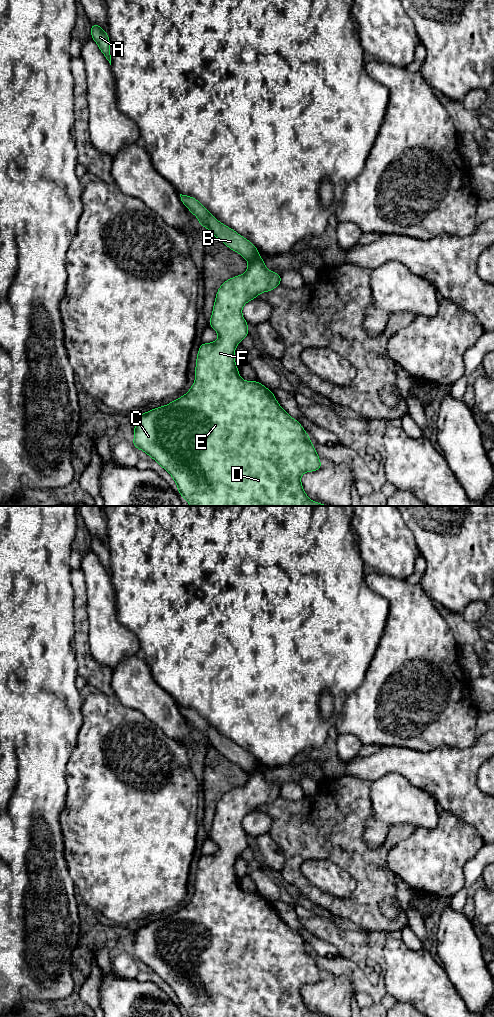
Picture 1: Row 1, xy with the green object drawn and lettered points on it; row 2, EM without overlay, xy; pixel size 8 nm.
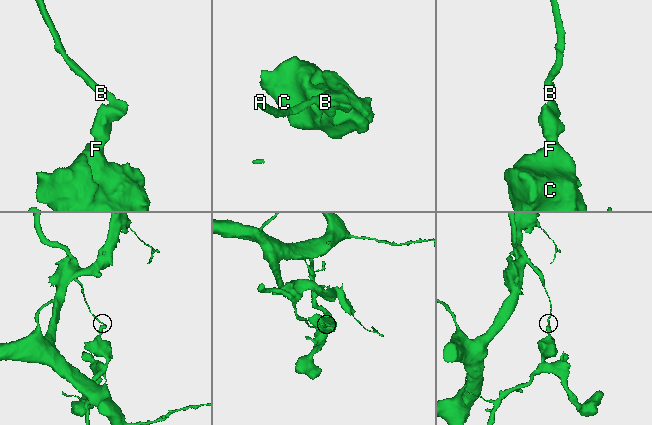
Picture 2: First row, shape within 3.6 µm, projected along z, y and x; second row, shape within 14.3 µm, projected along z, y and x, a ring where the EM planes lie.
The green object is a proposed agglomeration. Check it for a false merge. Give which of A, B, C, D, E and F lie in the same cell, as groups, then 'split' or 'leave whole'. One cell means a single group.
groups A B / C D E F; split

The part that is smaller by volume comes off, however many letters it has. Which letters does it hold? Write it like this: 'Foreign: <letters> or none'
Foreign: C, D, E, F

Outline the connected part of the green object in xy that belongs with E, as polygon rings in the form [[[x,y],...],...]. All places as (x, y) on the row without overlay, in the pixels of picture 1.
[[[257,768],[254,771],[248,772],[248,780],[244,786],[226,792],[219,799],[209,833],[209,837],[218,845],[219,849],[212,855],[202,855],[200,857],[196,871],[195,893],[190,902],[182,909],[173,912],[165,918],[157,919],[141,926],[135,932],[133,957],[138,962],[143,962],[171,987],[177,997],[179,1006],[186,1011],[190,1017],[325,1017],[313,1014],[306,1007],[301,995],[303,985],[317,983],[322,980],[320,970],[307,944],[296,931],[289,928],[280,918],[271,902],[258,893],[243,892],[235,876],[234,865],[236,859],[241,852],[249,847],[248,835],[242,827],[243,818],[250,812],[255,811],[259,806],[269,804],[281,796],[281,787],[267,781],[262,770],[262,768]]]

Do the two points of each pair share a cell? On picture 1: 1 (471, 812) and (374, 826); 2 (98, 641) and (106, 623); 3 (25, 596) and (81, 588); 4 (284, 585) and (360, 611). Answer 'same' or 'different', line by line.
1: different
2: same
3: different
4: same

